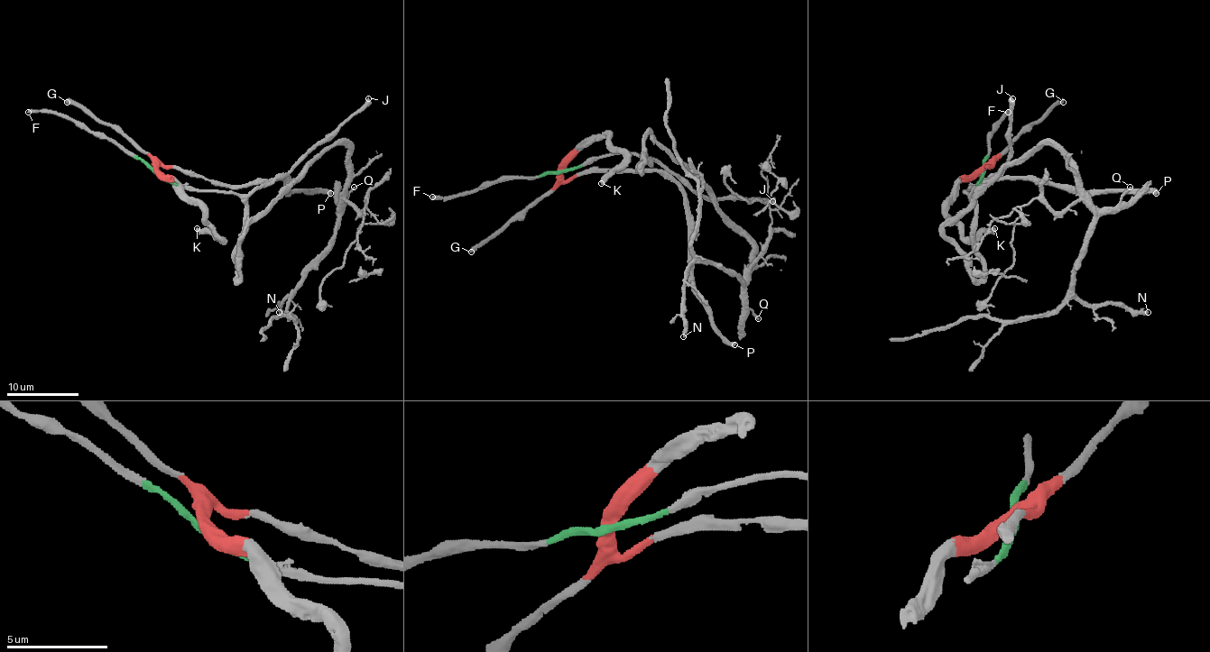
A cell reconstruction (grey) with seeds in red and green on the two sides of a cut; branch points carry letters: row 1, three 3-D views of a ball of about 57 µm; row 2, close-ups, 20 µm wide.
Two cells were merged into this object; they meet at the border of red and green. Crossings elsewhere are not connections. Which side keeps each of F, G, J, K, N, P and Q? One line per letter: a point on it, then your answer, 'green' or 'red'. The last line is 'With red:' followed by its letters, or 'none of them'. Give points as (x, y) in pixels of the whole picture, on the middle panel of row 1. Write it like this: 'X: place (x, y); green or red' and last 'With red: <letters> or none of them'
F: place (432, 197); green
G: place (471, 252); red
J: place (772, 201); green
K: place (601, 183); red
N: place (683, 336); green
P: place (734, 344); red
Q: place (758, 318); green
With red: G, K, P

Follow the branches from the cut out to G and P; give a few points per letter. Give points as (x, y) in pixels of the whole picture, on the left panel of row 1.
G: (157, 172), (157, 165), (122, 134), (66, 102)
P: (157, 172), (161, 163), (227, 185), (258, 185), (280, 179), (289, 190), (325, 190), (330, 194)

